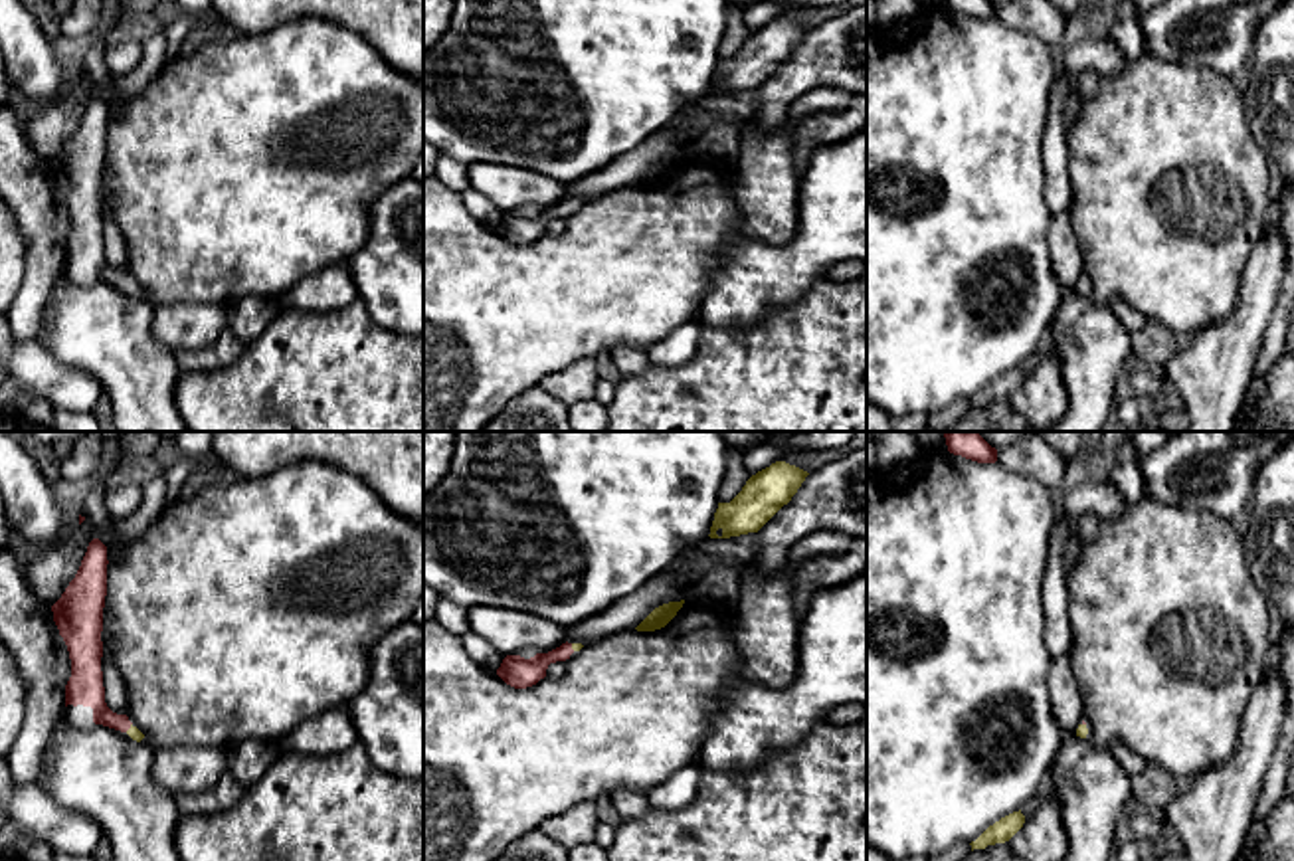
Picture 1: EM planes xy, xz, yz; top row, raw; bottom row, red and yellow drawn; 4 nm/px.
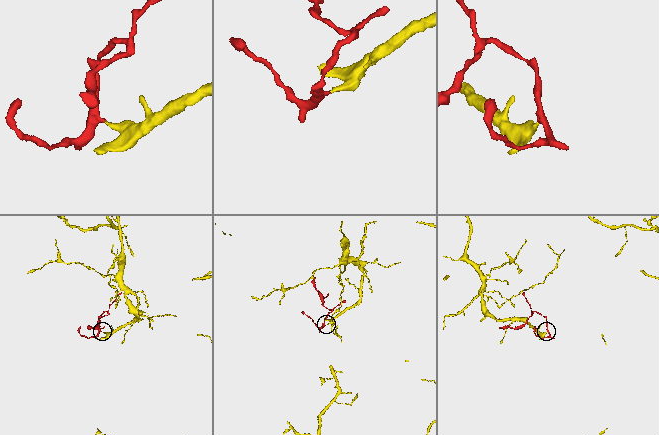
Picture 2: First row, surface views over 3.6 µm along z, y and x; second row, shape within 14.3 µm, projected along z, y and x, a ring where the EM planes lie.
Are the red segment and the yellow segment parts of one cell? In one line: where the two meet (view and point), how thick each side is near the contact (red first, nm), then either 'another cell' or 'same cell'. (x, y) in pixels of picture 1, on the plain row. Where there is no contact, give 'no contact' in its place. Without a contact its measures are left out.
xy (129, 284) | 140/50 nm | same cell

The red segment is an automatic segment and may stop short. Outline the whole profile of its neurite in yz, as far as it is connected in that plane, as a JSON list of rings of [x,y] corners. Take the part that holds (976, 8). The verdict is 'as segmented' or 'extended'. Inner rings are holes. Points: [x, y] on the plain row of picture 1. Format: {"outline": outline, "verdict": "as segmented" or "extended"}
{"outline": [[[946,0],[948,8],[977,20],[995,20],[997,6],[989,0]]], "verdict": "as segmented"}

